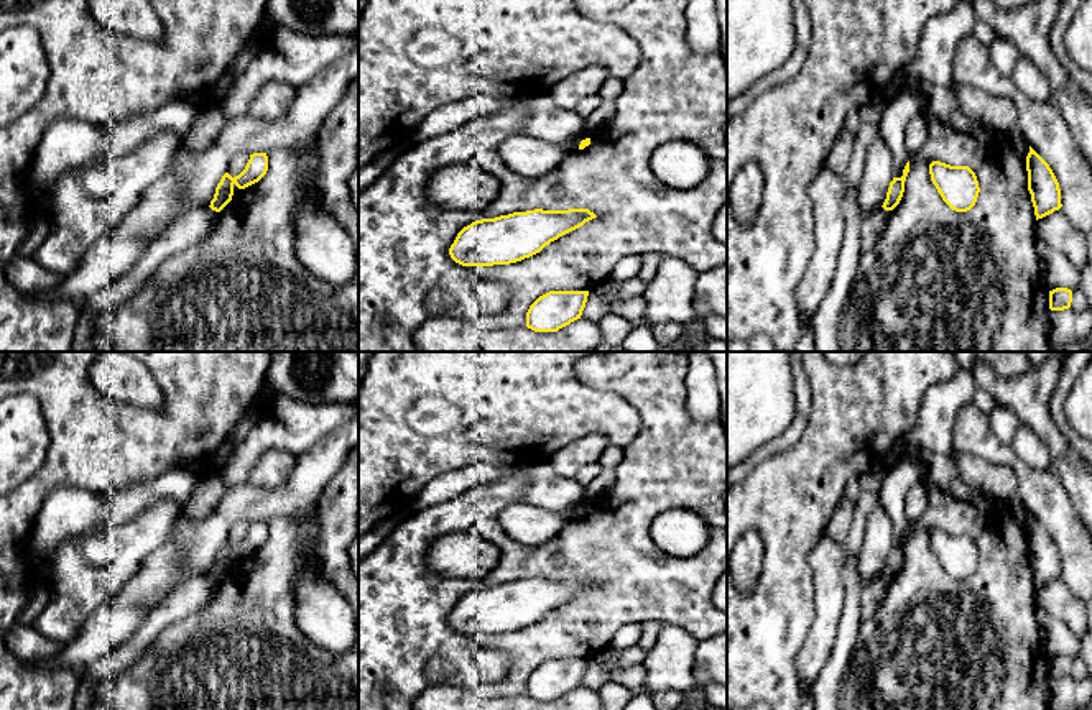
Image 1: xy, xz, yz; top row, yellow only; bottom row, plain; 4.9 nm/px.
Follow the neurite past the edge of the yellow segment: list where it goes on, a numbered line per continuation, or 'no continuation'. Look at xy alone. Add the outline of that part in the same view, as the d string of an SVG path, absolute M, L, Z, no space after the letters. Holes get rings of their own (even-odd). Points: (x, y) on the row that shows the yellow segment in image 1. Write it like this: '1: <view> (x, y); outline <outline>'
no continuation

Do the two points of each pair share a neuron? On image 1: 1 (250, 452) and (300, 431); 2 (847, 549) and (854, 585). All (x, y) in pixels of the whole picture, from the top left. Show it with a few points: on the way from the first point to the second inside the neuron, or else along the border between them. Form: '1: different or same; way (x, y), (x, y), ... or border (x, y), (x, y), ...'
1: same; way (262, 441), (270, 433), (288, 431)
2: different; border (856, 556), (847, 561), (842, 572), (842, 597)

